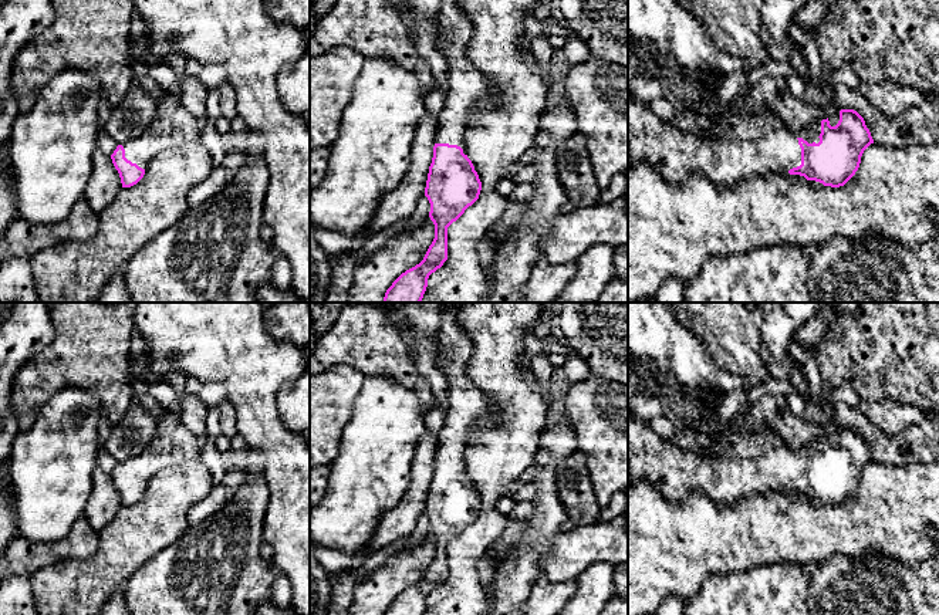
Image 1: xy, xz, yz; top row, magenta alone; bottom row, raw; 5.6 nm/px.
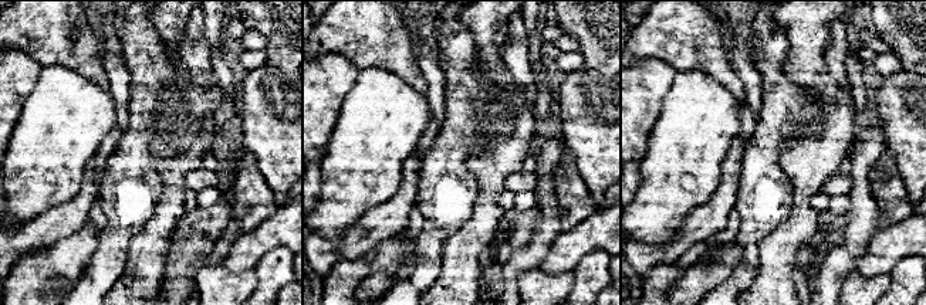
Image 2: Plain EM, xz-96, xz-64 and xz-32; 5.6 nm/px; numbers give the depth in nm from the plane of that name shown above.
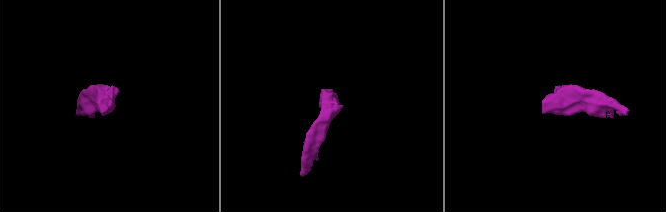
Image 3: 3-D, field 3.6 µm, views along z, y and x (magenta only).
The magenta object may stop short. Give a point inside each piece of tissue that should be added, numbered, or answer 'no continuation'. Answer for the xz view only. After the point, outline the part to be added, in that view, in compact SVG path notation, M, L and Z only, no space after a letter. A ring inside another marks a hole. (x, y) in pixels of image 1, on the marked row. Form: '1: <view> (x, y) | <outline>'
1: xz (466, 85) | M435 0L430 18L438 28L436 44L449 64L435 143L457 145L466 155L467 121L473 107L492 95L492 85L467 58L473 24L456 0Z

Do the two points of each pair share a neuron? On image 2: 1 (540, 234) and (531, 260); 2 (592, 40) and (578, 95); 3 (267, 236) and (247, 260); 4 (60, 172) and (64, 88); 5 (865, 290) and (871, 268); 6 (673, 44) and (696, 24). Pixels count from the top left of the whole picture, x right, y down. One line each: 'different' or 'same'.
1: same
2: different
3: same
4: same
5: different
6: same

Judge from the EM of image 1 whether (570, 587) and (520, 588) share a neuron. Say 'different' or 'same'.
different

